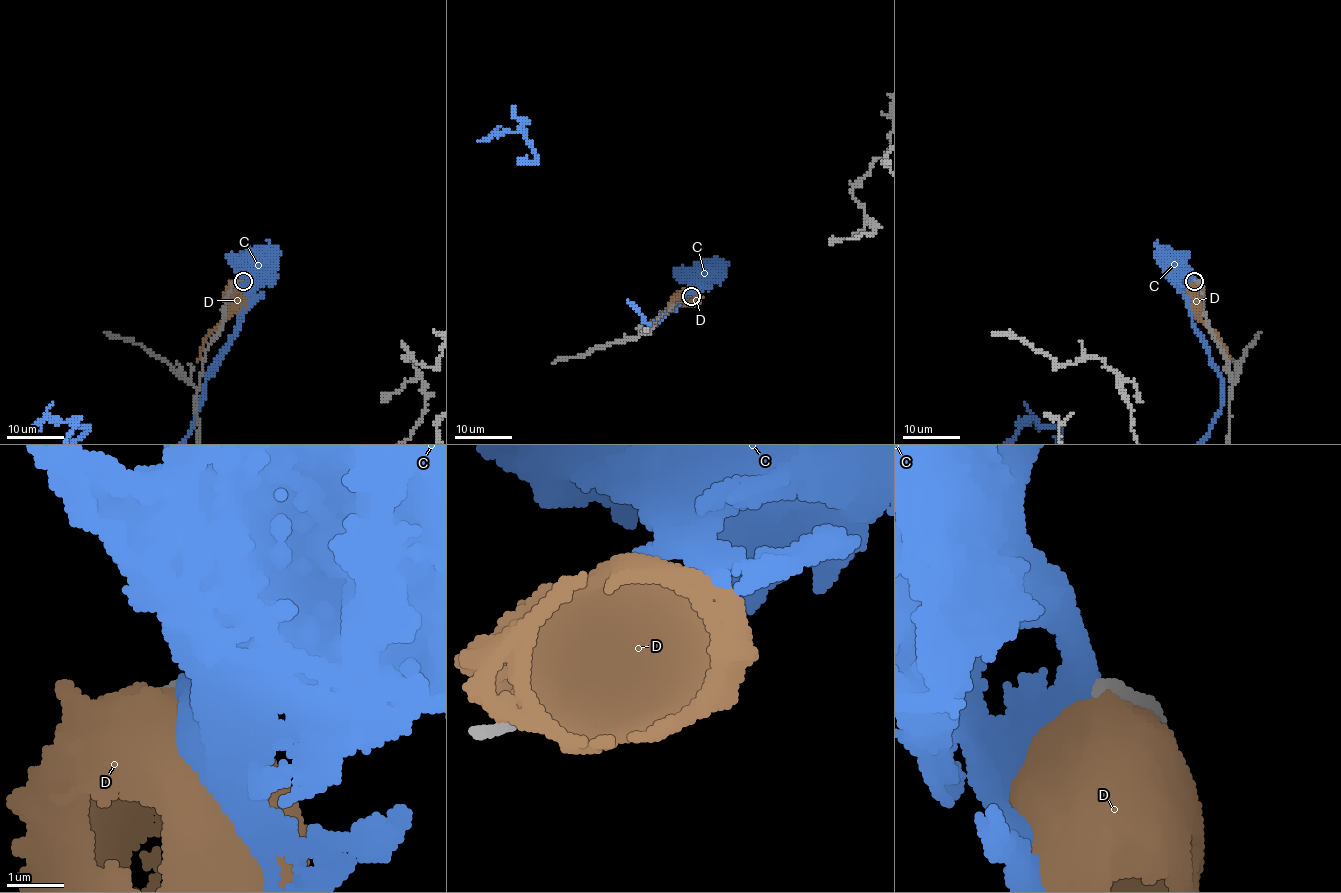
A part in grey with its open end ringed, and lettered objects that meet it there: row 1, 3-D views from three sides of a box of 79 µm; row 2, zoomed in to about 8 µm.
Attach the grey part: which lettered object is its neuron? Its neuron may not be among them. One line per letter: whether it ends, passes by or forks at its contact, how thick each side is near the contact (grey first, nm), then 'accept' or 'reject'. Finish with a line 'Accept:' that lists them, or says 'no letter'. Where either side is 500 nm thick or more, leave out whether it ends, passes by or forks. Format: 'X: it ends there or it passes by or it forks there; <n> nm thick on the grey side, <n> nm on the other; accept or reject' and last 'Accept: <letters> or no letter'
C: it passes by; 240 nm thick on the grey side, 440 nm on the other; reject
D: 180 nm thick on the grey side, 850 nm on the other; reject
Accept: no letter

